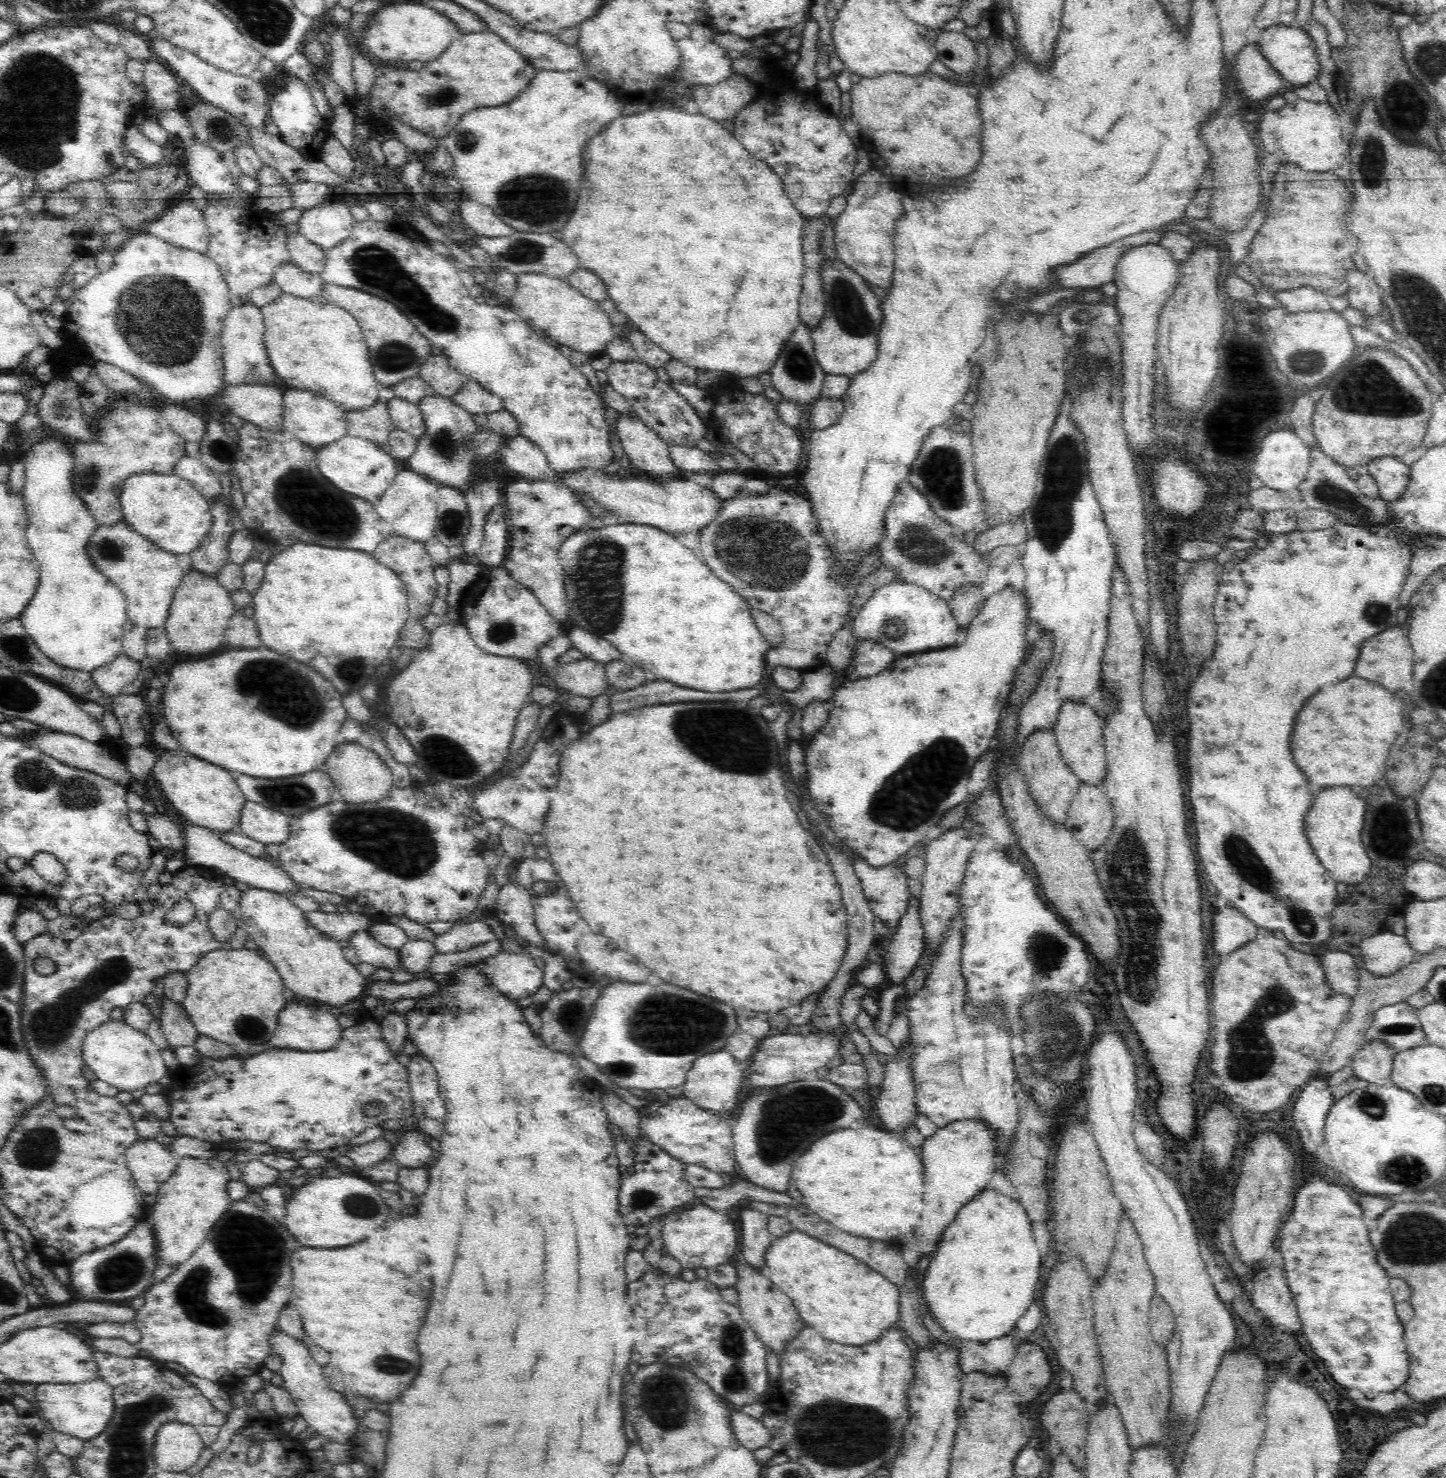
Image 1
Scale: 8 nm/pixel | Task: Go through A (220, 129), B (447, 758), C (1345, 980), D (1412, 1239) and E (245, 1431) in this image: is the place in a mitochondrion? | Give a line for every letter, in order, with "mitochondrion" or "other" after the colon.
A: mitochondrion
B: mitochondrion
C: other
D: mitochondrion
E: other

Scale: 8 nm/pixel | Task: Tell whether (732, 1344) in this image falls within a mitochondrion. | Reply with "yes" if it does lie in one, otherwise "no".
yes

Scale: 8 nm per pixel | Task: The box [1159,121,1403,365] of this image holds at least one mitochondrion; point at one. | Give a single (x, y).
(1371, 159)

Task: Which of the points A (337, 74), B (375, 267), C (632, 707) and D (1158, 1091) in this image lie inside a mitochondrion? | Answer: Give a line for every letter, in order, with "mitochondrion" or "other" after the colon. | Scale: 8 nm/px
A: other
B: mitochondrion
C: other
D: other

